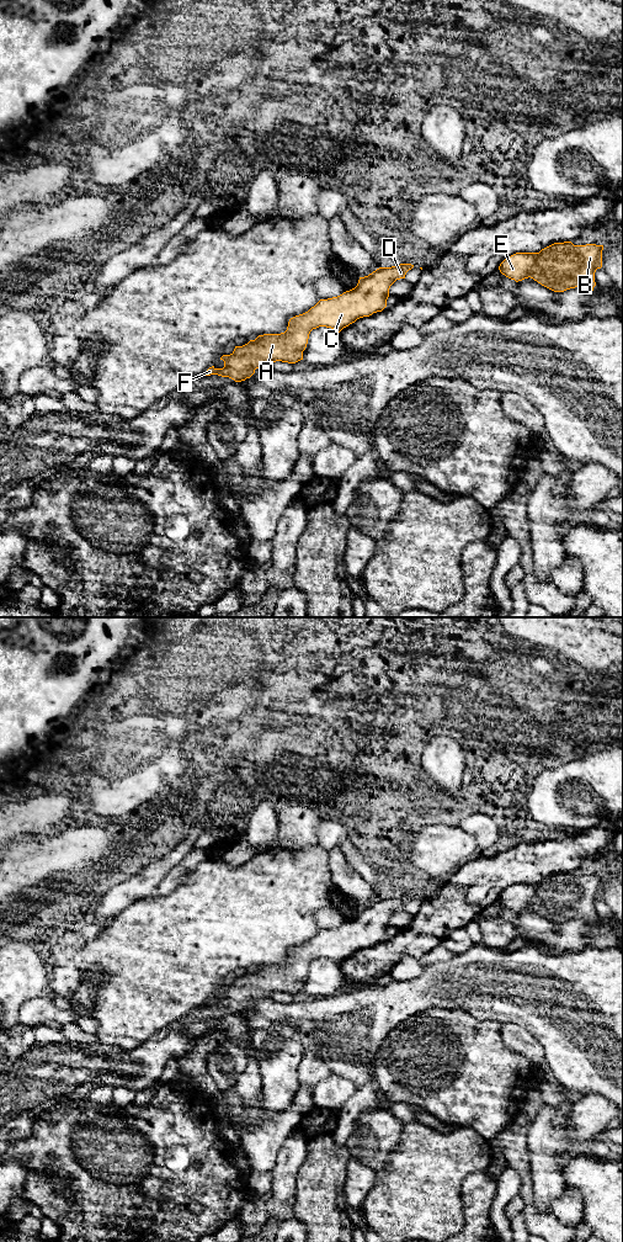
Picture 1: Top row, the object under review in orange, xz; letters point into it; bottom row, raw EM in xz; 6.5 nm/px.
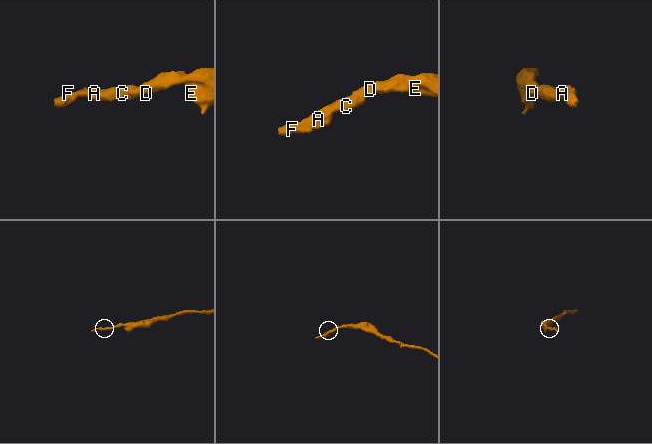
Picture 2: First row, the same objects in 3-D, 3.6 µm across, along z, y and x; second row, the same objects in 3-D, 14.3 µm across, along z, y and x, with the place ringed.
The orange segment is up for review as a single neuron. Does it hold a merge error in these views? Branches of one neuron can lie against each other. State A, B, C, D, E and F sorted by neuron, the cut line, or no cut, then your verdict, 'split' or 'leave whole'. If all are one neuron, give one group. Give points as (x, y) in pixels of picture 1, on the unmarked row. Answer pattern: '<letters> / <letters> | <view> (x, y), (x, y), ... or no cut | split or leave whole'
A B C D E F | no cut | leave whole

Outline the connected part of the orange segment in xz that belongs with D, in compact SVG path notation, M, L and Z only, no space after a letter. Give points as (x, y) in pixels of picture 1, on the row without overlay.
M411 895L379 898L368 907L360 908L355 919L346 922L337 928L320 930L308 943L291 949L284 964L259 966L255 971L250 971L243 977L235 977L230 986L223 986L220 988L220 991L224 992L223 999L215 999L212 997L204 1003L204 1005L218 1005L222 1008L229 1008L235 1013L241 1013L250 1009L255 1004L256 999L270 998L276 992L295 994L303 991L303 982L307 978L309 965L313 960L326 957L340 964L344 959L355 954L357 950L382 943L387 938L390 917L396 911L405 909L406 903L412 898L414 896Z

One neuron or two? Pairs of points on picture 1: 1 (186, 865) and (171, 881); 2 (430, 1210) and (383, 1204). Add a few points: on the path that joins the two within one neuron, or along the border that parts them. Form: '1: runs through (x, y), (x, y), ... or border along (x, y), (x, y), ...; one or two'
1: runs through (182, 869), (174, 877); one
2: runs through (419, 1205), (394, 1205); one

